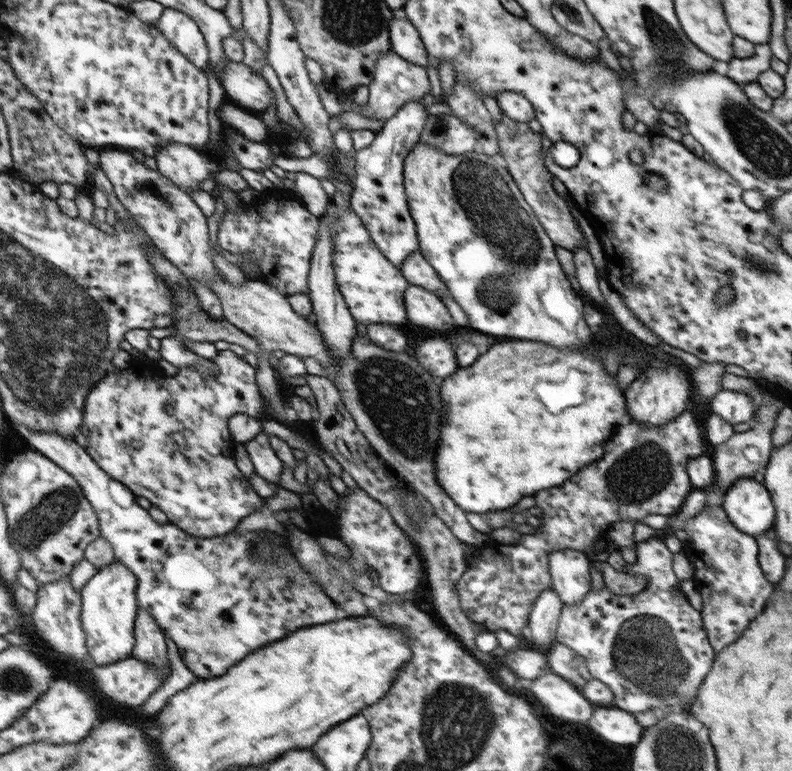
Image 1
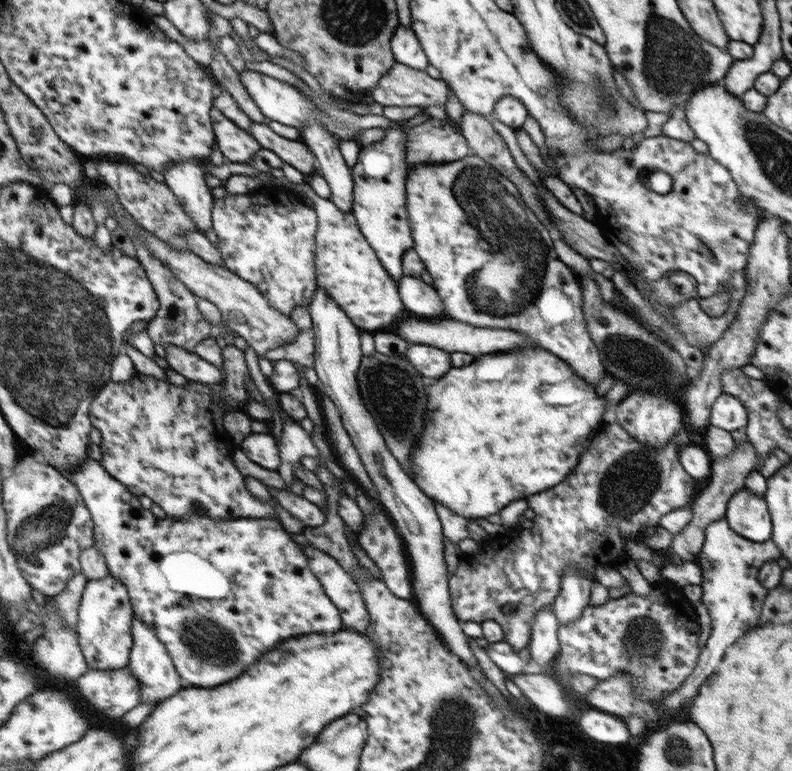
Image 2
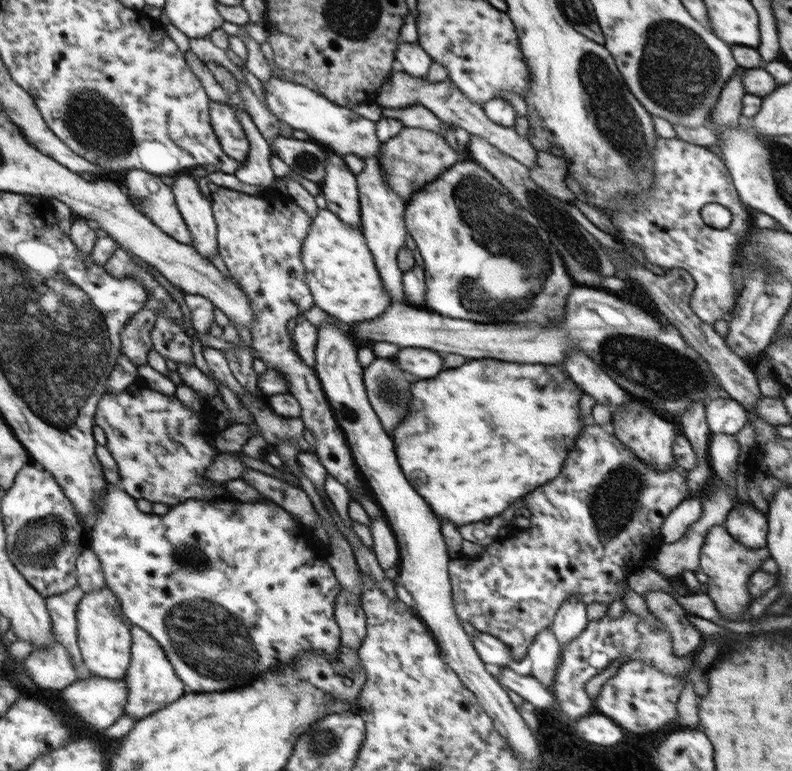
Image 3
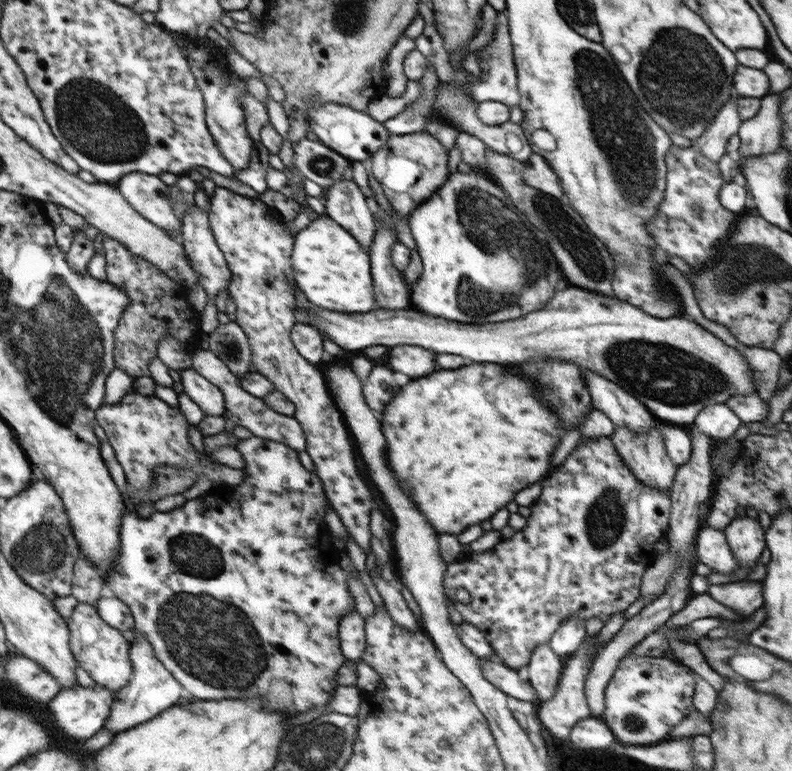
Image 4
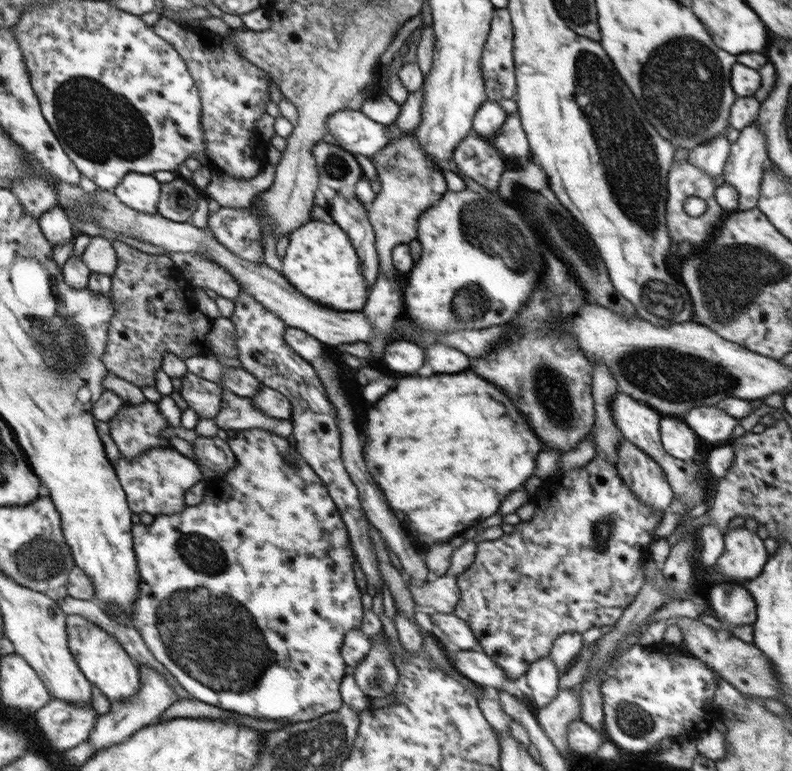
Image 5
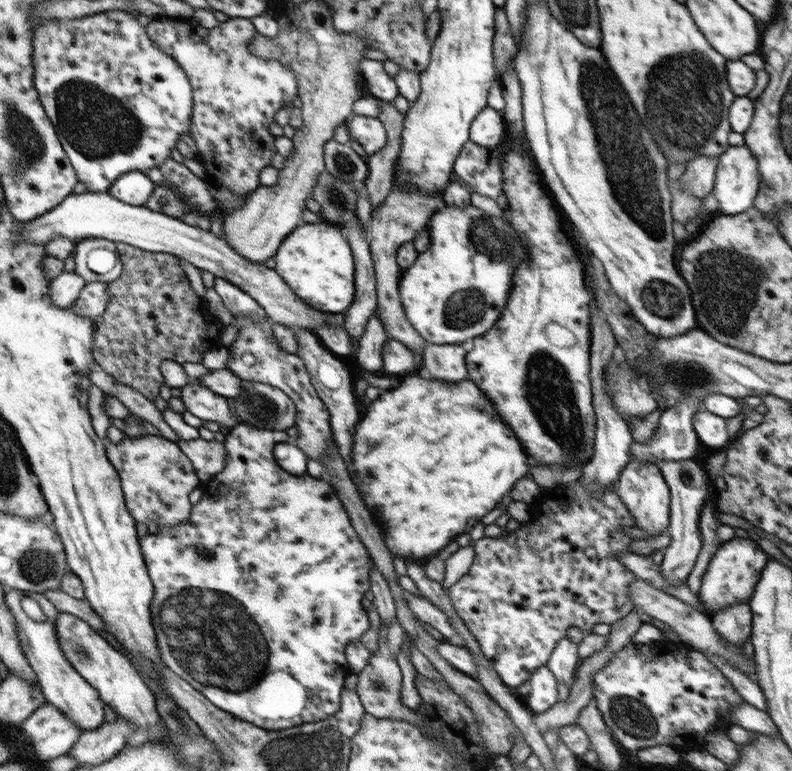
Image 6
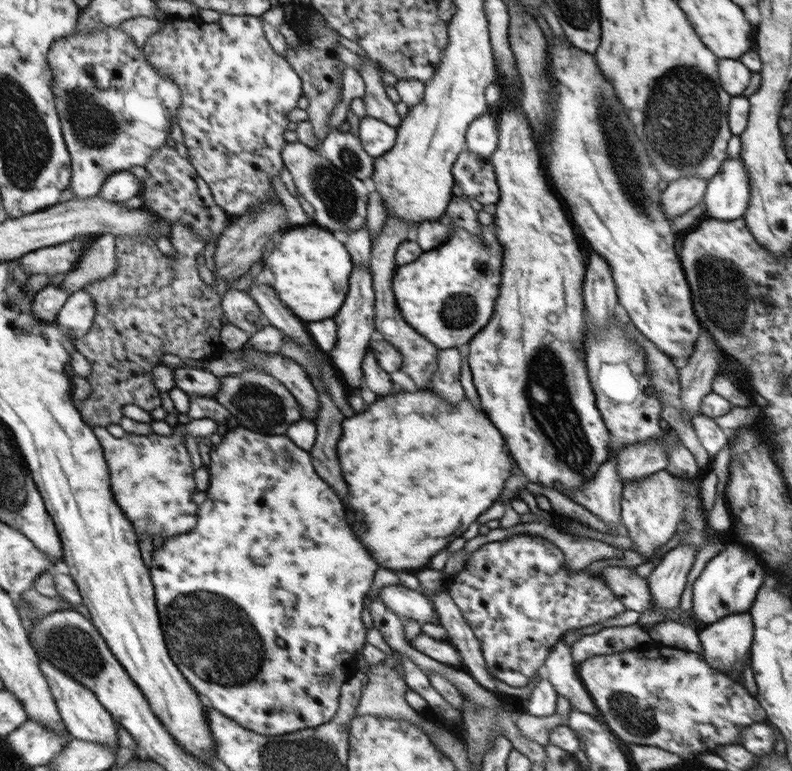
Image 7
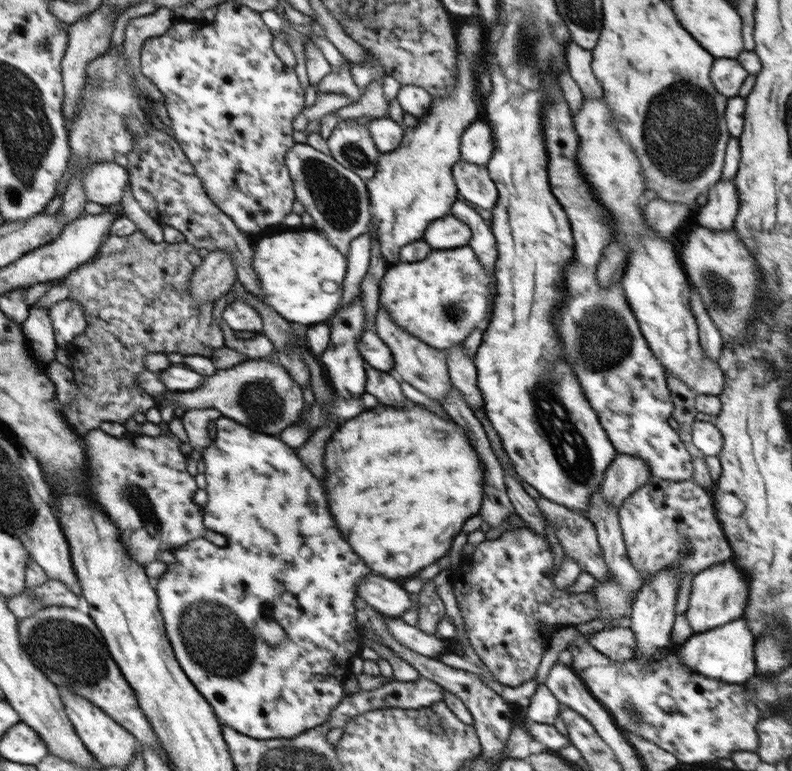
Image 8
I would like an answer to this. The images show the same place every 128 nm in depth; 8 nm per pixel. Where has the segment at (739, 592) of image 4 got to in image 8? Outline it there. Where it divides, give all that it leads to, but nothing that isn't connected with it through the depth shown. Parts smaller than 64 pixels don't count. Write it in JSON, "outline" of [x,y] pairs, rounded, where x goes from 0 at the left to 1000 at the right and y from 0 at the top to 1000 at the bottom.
{"outline":[[[934,800],[908,813],[875,821],[866,833],[851,842],[851,847],[861,860],[866,860],[869,865],[879,868],[886,875],[904,878],[922,887],[938,888],[955,872],[952,842],[952,821],[947,818],[942,803]]]}

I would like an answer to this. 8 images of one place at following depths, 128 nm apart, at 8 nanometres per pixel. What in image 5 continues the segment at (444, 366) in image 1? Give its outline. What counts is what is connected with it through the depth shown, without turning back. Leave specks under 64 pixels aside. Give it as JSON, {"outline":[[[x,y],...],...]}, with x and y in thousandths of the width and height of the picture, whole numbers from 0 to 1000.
{"outline":[[[497,444],[487,449],[487,459],[484,459],[487,477],[505,485],[525,485],[538,467],[538,457],[529,447],[520,444]]]}

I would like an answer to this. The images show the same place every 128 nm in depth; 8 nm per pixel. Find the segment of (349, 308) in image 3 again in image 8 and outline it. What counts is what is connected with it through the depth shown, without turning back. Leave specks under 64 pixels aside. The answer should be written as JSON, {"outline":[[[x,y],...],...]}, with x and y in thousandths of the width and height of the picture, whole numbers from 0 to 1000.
{"outline":[[[380,296],[356,301],[336,301],[326,305],[318,315],[321,329],[318,329],[318,346],[326,354],[331,377],[333,377],[333,392],[343,398],[354,410],[367,419],[376,418],[383,422],[398,422],[409,419],[427,399],[427,392],[432,389],[434,379],[434,361],[438,351],[438,335],[434,333],[424,318],[419,318],[414,307],[395,296]]]}

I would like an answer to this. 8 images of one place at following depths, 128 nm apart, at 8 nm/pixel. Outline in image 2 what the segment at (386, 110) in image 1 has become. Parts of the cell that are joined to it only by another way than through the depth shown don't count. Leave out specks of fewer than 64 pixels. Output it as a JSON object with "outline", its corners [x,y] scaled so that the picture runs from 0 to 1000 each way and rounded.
{"outline":[[[499,79],[495,88],[485,96],[470,117],[472,132],[482,137],[530,137],[562,136],[567,113],[557,101],[548,102],[515,84]]]}

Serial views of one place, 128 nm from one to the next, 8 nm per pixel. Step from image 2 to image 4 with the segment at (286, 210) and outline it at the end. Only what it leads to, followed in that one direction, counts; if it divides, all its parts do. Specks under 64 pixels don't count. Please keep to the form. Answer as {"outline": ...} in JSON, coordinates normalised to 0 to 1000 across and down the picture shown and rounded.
{"outline":[[[271,243],[270,253],[265,258],[263,280],[268,304],[273,310],[275,322],[282,327],[283,335],[293,362],[287,376],[298,393],[298,418],[311,432],[318,458],[318,472],[322,481],[338,489],[346,497],[348,507],[355,508],[371,523],[371,541],[381,551],[388,572],[388,589],[394,594],[399,615],[408,628],[412,646],[419,652],[422,663],[427,665],[432,680],[439,687],[446,700],[460,712],[462,719],[470,715],[467,668],[473,658],[468,636],[452,613],[452,598],[447,585],[447,575],[433,547],[431,533],[427,532],[403,473],[388,468],[371,449],[367,440],[367,428],[374,420],[371,411],[371,387],[374,387],[374,364],[369,354],[369,322],[371,316],[371,300],[366,300],[370,291],[352,280],[343,268],[326,258],[309,256],[295,250],[284,243]]]}

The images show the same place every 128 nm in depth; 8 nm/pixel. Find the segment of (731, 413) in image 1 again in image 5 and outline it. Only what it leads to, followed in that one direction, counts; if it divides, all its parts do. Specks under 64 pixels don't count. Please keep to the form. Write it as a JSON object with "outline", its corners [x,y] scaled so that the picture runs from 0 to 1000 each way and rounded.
{"outline":[[[881,527],[870,532],[864,547],[881,565],[884,572],[902,578],[919,575],[932,545],[917,533],[899,527]]]}

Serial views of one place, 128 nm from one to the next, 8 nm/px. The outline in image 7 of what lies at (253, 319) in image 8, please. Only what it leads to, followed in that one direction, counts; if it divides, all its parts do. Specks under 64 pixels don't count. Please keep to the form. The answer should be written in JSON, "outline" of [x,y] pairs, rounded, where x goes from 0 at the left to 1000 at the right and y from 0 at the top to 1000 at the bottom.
{"outline":[[[289,370],[282,384],[283,406],[290,420],[301,423],[314,435],[340,422],[340,415],[326,398],[326,393],[316,385],[316,380]]]}

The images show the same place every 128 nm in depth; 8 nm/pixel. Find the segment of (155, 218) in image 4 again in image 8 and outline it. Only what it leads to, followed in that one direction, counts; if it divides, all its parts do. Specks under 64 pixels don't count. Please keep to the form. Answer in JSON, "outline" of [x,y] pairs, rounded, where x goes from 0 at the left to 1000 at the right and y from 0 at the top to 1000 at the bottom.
{"outline":[[[144,210],[119,213],[104,228],[111,259],[131,267],[153,262],[157,244],[163,241],[163,236],[160,219]]]}

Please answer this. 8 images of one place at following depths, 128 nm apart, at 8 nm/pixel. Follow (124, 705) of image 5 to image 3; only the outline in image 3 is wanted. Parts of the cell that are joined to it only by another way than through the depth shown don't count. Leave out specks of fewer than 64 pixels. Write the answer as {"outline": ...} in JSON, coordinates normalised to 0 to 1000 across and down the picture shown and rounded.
{"outline":[[[167,811],[167,859],[158,881],[162,886],[162,913],[157,926],[168,933],[179,933],[192,925],[211,917],[212,913],[225,909],[230,901],[241,895],[227,882],[221,865],[212,856],[211,847],[205,837],[187,818]]]}

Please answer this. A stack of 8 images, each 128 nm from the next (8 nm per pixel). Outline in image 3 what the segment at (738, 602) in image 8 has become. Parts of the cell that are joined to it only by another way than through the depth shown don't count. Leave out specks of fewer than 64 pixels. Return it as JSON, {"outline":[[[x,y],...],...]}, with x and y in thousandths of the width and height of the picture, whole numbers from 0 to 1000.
{"outline":[[[933,649],[926,655],[913,681],[927,699],[947,712],[968,708],[968,668],[952,655]]]}

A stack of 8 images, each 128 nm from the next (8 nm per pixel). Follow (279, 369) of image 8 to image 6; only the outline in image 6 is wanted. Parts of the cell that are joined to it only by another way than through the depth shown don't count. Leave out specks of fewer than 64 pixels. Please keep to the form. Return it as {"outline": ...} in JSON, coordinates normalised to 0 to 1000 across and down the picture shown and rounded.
{"outline":[[[308,493],[306,499],[306,508],[293,516],[306,550],[359,560],[372,553],[371,520],[354,503],[321,493]]]}

